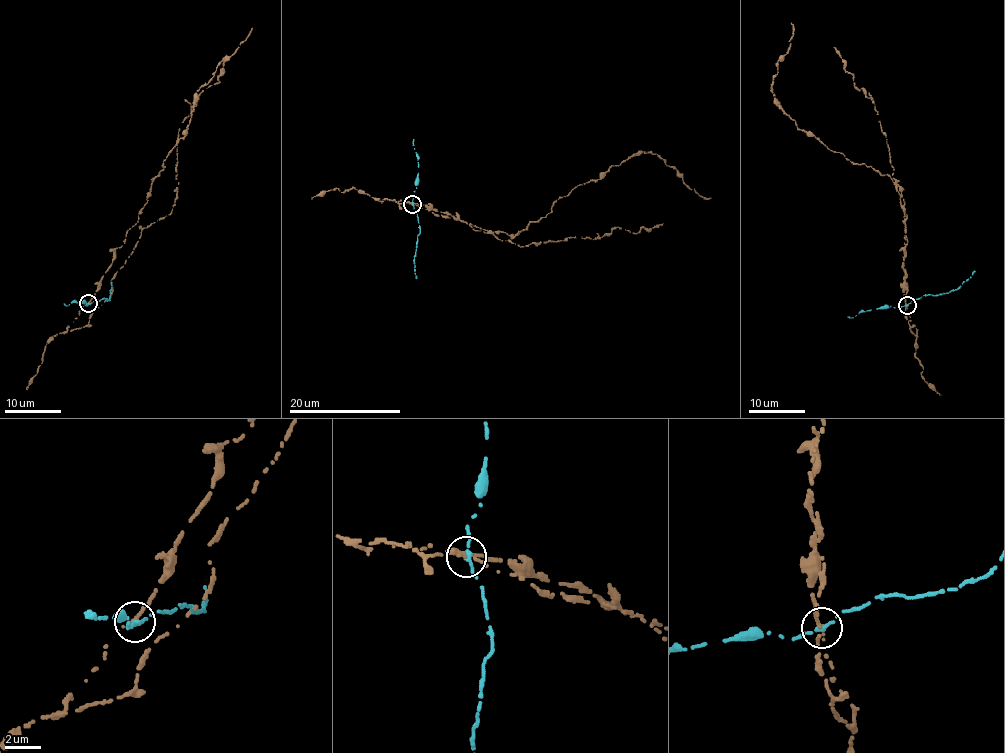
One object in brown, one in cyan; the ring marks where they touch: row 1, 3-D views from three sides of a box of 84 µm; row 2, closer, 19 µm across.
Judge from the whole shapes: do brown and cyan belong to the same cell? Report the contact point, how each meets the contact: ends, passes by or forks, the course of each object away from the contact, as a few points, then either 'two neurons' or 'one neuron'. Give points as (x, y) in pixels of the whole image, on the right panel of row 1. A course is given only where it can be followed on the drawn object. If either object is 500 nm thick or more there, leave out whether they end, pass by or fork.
at (907, 305); brown ends there; cyan ends there; brown runs (906, 305), (900, 187), (886, 174), (854, 164), (798, 128), (774, 97), (771, 86), (788, 49), (790, 23); cyan runs (906, 305), (923, 295), (938, 296), (953, 291), (974, 270); two neurons

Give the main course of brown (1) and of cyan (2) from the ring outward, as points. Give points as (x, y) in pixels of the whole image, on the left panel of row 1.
1: (88, 304), (112, 263), (113, 251), (138, 221), (152, 179), (184, 137), (196, 92), (252, 28)
2: (88, 304), (102, 298), (110, 300), (110, 281)

